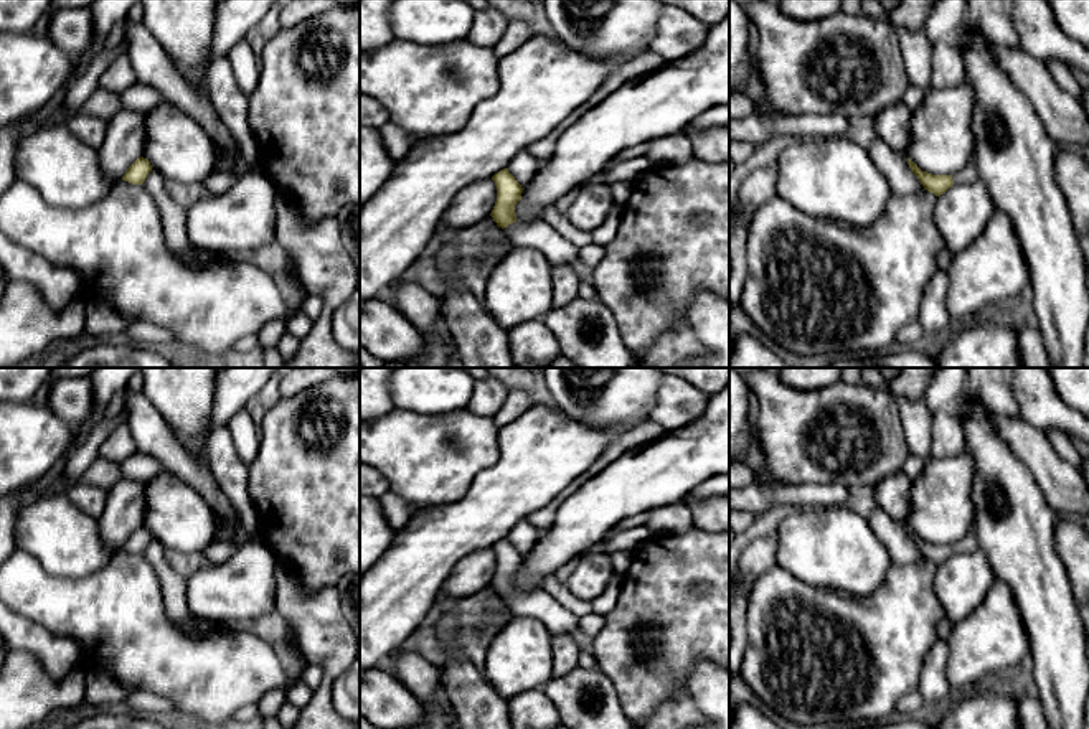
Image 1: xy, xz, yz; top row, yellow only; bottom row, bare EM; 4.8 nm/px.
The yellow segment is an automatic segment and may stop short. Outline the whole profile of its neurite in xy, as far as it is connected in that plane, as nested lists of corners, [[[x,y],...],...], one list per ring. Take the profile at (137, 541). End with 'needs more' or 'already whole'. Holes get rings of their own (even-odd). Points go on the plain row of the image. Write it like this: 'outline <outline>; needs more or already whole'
outline [[[140,526],[127,538],[122,549],[132,554],[142,554],[150,541],[152,541],[150,531]]]; already whole

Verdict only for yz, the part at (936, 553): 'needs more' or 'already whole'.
needs more

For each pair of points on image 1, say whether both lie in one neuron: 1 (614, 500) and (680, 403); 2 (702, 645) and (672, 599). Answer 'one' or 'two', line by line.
1: two
2: one

